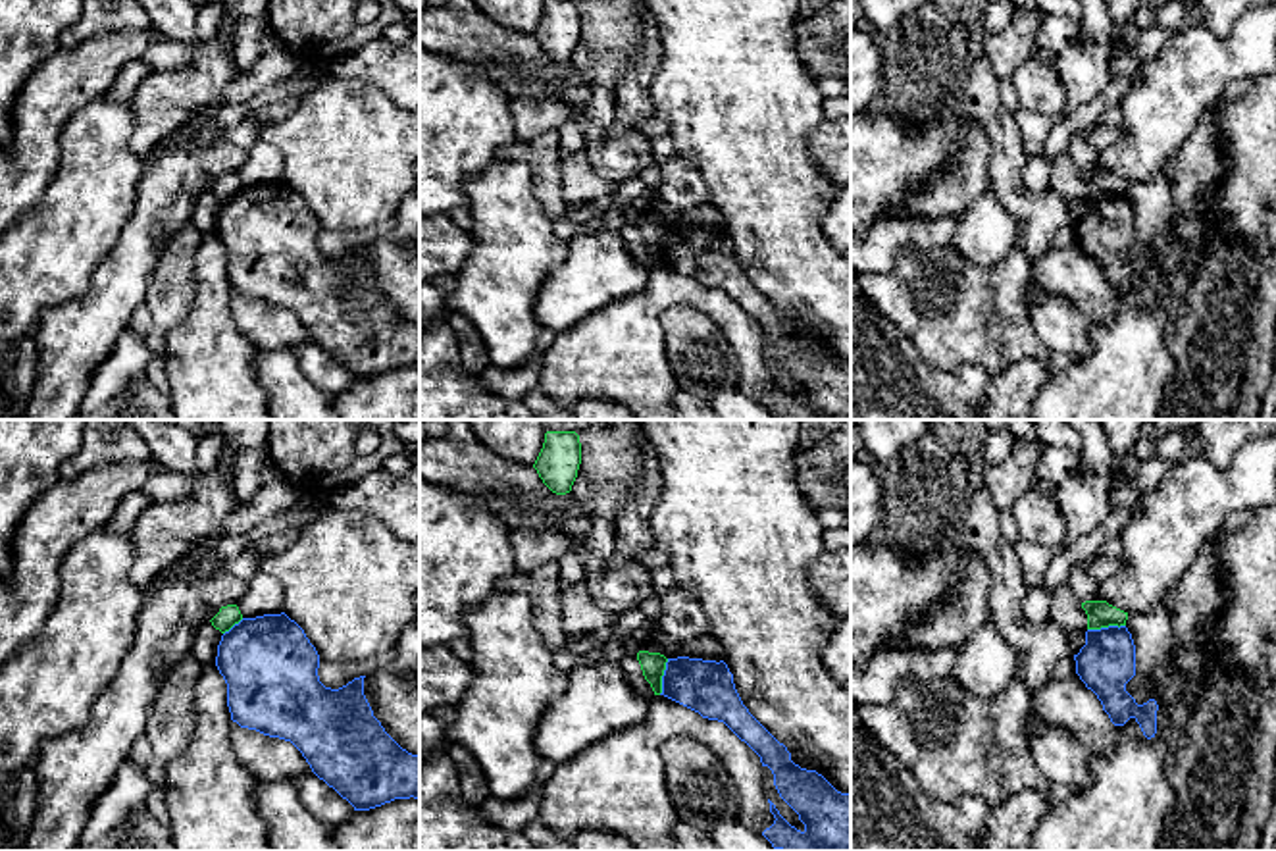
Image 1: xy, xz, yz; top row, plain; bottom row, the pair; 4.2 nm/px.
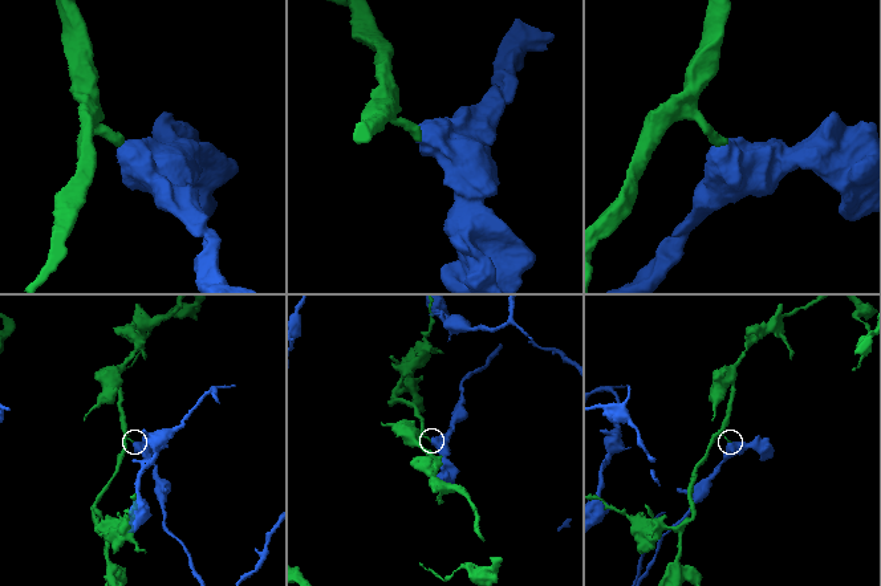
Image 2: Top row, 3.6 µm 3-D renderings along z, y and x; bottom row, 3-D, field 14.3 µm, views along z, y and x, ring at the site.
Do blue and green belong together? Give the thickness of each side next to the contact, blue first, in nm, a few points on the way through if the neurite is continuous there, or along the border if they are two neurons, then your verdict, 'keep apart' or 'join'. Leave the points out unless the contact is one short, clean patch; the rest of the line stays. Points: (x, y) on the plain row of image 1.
240 nm thick on the blue side, 110 nm on the other; border along yz (1124, 193), (1088, 199); keep apart

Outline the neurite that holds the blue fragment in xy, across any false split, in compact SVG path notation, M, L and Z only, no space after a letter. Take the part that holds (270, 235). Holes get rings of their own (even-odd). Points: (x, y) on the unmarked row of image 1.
M285 181L242 187L221 204L216 235L227 252L231 289L241 297L291 310L312 341L346 368L370 379L395 368L420 368L420 325L402 318L373 285L364 246L339 258L319 250L319 223Z

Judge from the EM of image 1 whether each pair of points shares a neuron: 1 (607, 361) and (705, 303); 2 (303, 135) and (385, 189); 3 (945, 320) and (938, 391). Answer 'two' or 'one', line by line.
1: one
2: one
3: two

